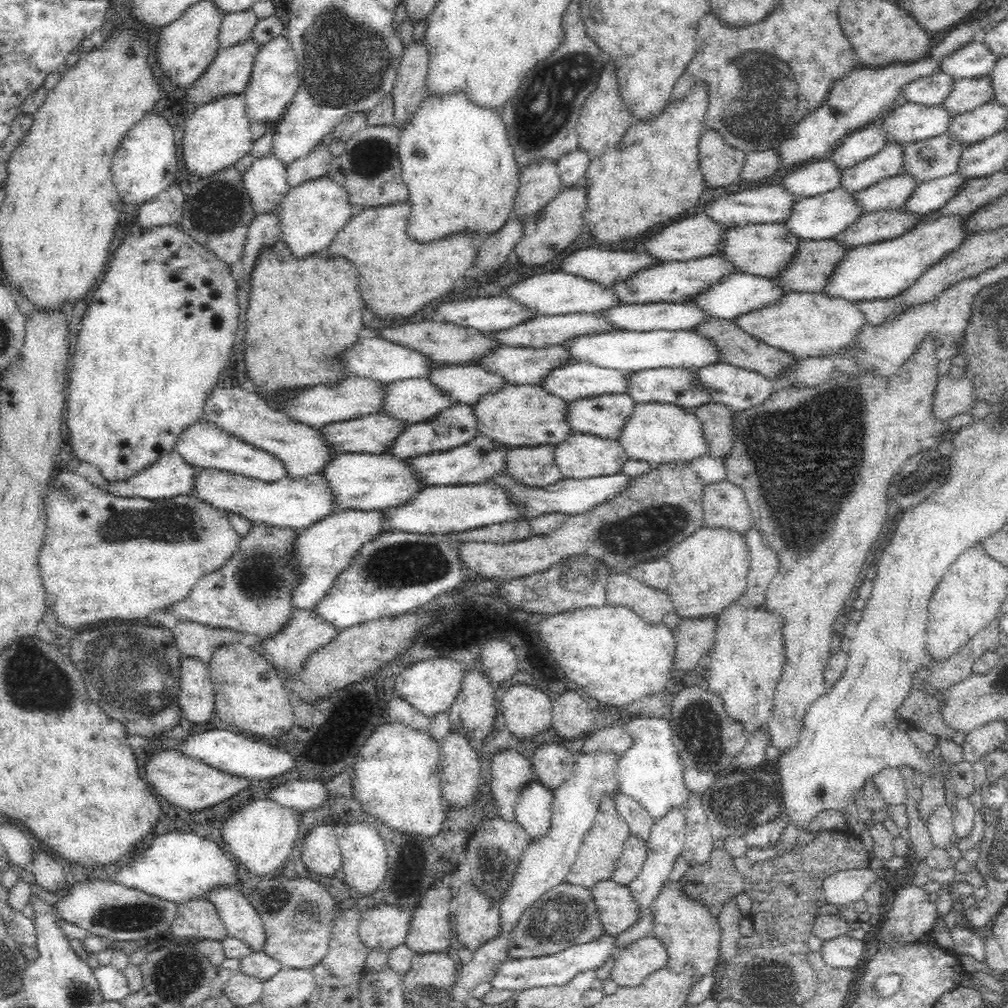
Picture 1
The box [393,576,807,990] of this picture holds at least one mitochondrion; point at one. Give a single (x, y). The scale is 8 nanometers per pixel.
(563, 917)

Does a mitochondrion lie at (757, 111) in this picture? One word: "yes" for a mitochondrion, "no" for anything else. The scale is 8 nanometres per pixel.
yes

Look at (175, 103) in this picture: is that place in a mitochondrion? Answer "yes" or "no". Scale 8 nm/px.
no

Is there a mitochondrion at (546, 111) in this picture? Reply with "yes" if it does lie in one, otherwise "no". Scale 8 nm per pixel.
yes

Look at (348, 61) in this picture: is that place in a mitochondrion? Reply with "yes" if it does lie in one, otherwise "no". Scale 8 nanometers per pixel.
yes

